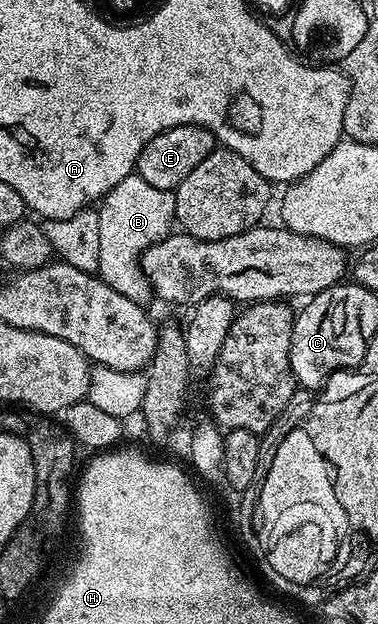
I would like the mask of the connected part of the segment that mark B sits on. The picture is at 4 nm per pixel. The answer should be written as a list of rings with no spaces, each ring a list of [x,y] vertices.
[[[132,174],[109,190],[97,211],[101,222],[101,262],[97,276],[118,294],[146,305],[146,300],[152,299],[153,293],[150,282],[143,276],[139,259],[146,248],[164,240],[172,231],[176,223],[174,191],[157,190],[157,186],[149,186],[145,178]]]

